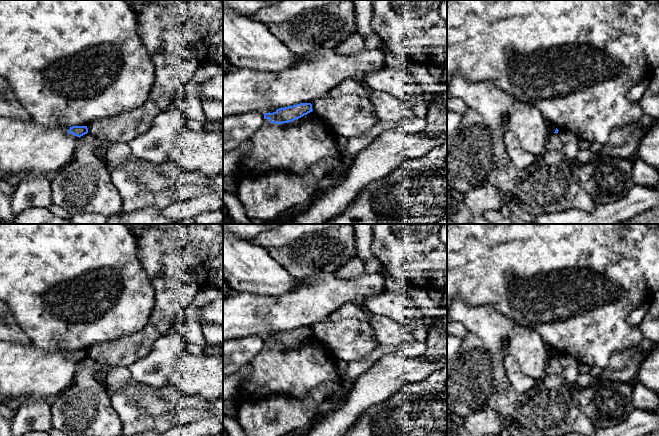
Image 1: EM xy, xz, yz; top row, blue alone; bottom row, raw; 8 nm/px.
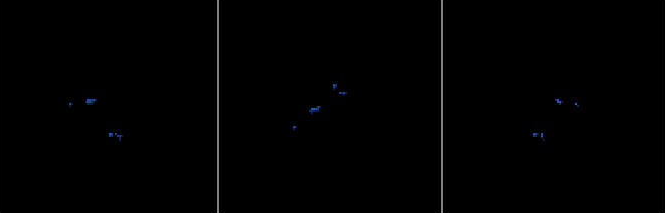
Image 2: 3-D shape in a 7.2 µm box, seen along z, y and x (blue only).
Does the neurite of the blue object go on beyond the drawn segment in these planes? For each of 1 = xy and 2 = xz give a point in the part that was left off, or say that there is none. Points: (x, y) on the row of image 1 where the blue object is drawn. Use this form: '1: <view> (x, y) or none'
1: none
2: none

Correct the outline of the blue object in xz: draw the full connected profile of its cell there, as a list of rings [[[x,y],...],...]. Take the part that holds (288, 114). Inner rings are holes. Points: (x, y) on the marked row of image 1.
[[[300,103],[285,108],[279,108],[273,113],[265,113],[264,119],[269,119],[272,123],[289,123],[312,112],[311,103]]]

